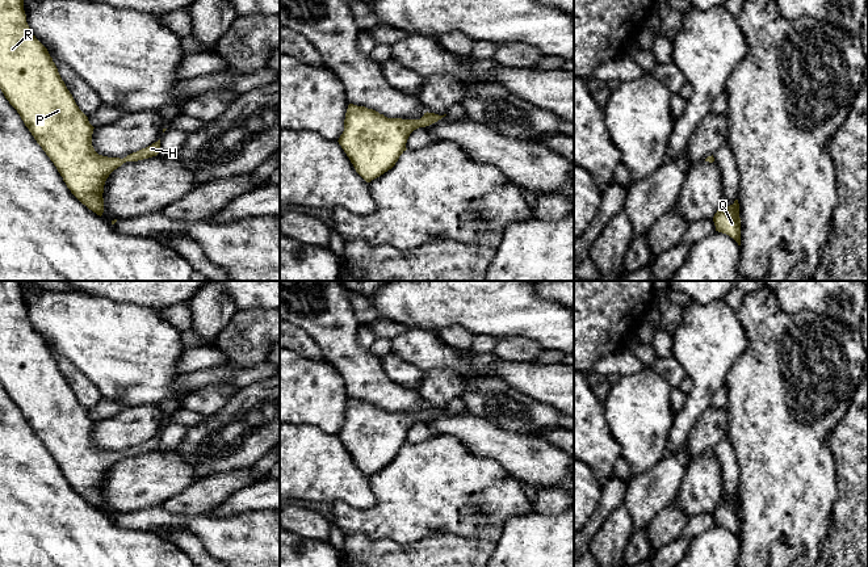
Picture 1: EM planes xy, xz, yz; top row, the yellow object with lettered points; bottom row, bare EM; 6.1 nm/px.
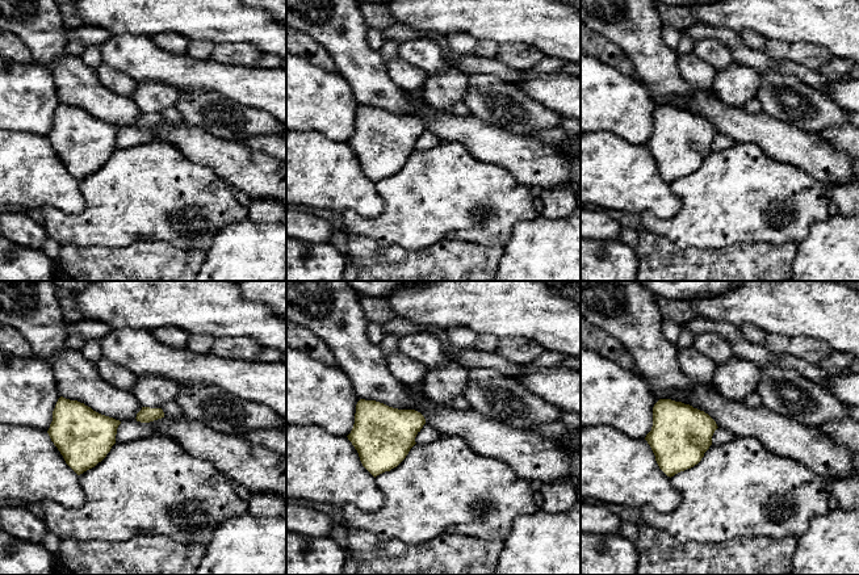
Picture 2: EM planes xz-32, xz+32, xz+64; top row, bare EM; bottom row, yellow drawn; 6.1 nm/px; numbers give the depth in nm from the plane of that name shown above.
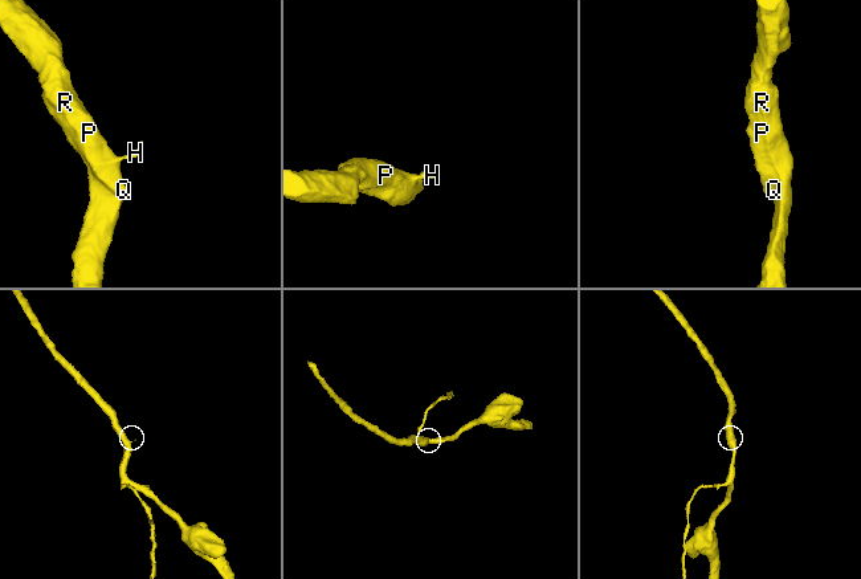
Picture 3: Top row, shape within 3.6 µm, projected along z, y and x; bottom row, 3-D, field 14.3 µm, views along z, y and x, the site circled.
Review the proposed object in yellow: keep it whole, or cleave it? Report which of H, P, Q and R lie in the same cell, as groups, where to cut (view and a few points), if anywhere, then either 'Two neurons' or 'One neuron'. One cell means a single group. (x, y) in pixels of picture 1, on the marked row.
Groups: H P Q R. No split. One neuron

